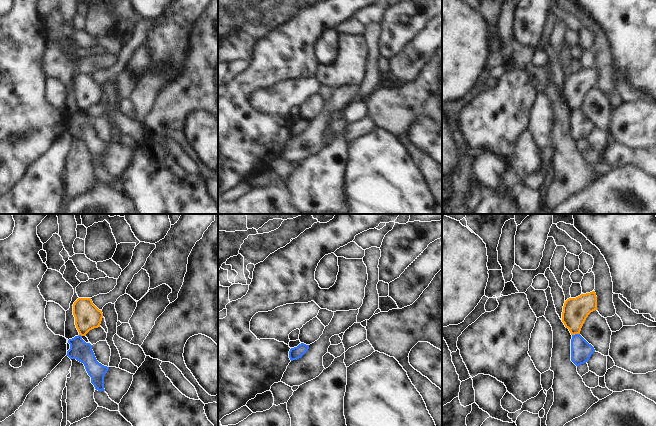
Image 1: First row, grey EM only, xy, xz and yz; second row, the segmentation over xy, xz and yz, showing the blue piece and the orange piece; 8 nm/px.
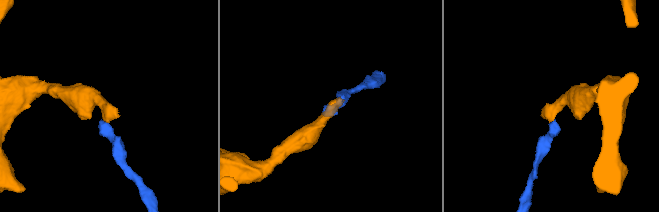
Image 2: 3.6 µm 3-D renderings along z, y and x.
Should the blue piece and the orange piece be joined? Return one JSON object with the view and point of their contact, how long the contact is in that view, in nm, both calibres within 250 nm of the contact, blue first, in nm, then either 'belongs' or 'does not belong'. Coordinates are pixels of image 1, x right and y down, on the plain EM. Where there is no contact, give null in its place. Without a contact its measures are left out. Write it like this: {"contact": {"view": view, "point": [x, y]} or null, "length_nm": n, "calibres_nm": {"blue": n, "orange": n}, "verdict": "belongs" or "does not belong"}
{"contact": {"view": "yz", "point": [575, 110]}, "length_nm": 70, "calibres_nm": {"blue": 170, "orange": 200}, "verdict": "does not belong"}

